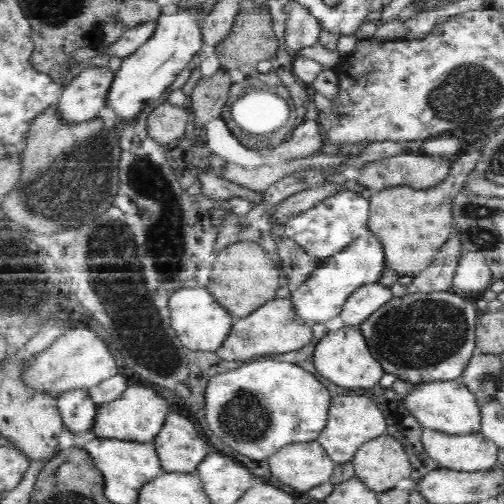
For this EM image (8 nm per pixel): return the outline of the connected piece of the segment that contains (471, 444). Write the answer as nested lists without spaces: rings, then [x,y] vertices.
[[[421,428],[424,452],[441,468],[477,472],[494,468],[499,446],[480,431],[470,435],[449,435]]]

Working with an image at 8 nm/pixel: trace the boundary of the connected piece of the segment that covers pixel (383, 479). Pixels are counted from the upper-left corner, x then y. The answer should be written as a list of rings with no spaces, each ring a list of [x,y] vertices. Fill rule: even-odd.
[[[388,434],[364,443],[351,461],[355,478],[378,494],[395,488],[399,481],[408,479],[412,472],[403,444]]]

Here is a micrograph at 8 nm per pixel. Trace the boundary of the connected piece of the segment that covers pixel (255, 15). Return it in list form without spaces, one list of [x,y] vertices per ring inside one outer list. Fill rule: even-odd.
[[[267,7],[250,10],[241,9],[234,20],[230,32],[222,42],[215,45],[215,55],[220,60],[220,68],[234,70],[238,68],[245,76],[256,70],[256,64],[262,60],[270,60],[278,50],[278,39],[272,29],[272,17]]]

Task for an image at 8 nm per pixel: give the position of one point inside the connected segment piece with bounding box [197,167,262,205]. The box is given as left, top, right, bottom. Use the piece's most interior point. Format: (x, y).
(215, 187)

